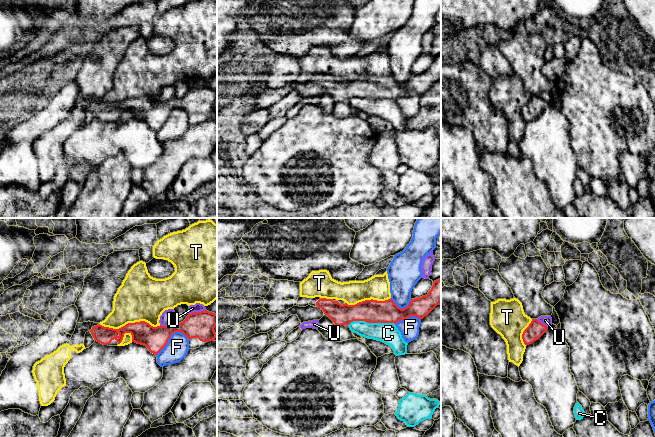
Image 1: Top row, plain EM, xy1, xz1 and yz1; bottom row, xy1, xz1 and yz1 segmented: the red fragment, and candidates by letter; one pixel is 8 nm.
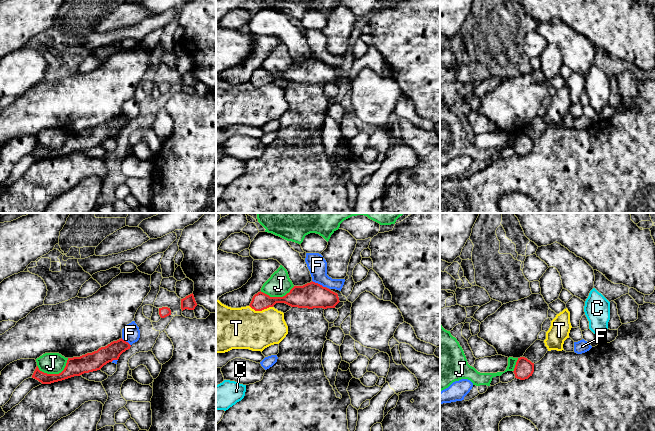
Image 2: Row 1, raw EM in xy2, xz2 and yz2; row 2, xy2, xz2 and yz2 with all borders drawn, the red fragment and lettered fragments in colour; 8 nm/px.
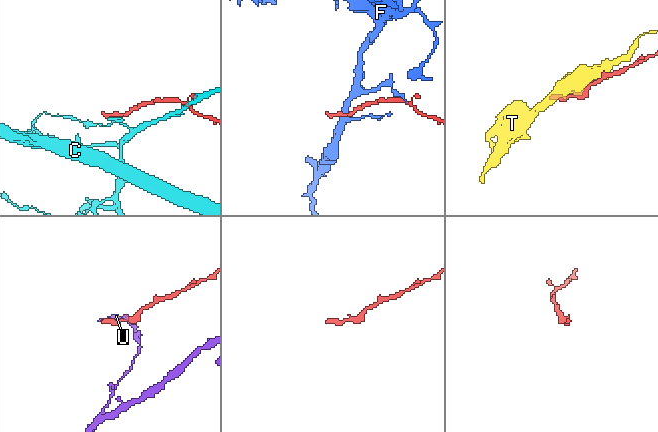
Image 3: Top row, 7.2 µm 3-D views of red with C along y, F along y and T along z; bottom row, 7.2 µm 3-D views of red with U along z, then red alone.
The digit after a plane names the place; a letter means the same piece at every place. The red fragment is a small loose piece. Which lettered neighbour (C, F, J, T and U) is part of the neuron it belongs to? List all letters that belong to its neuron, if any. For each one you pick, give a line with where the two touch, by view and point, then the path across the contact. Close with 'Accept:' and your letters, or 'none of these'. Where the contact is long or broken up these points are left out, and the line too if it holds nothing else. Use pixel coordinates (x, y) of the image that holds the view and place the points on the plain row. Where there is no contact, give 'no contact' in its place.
Accept: none of these

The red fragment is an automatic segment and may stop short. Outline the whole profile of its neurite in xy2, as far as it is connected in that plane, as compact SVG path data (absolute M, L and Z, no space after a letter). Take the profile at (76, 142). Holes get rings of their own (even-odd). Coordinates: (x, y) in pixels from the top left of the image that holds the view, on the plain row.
M121 114L92 129L87 129L80 133L68 134L64 146L59 150L44 149L37 142L32 154L42 160L51 160L74 152L80 152L84 149L97 147L107 139L118 136L120 131L130 125L130 123L131 121Z

